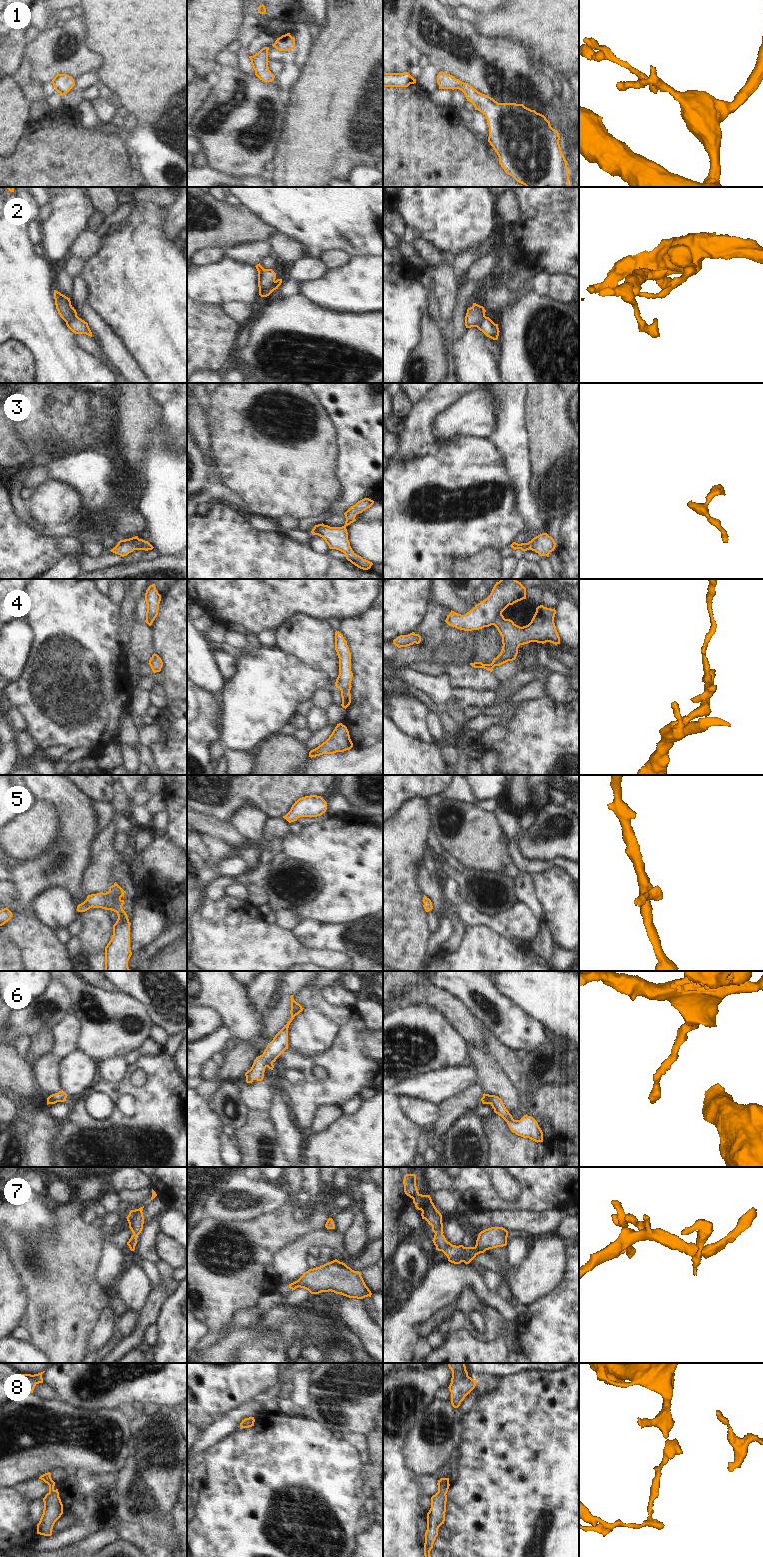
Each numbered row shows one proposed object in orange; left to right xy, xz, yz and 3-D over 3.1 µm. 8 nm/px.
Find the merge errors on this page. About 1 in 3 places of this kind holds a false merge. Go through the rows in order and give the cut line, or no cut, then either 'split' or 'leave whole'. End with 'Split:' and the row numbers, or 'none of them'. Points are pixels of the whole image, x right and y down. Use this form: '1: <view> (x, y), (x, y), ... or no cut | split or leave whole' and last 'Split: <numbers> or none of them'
1: no cut | leave whole
2: xz (274, 280), (271, 285), (259, 291) | split
3: no cut | leave whole
4: yz (501, 614), (495, 619), (493, 624) | split
5: no cut | leave whole
6: no cut | leave whole
7: no cut | leave whole
8: no cut | leave whole
Split: 2, 4

